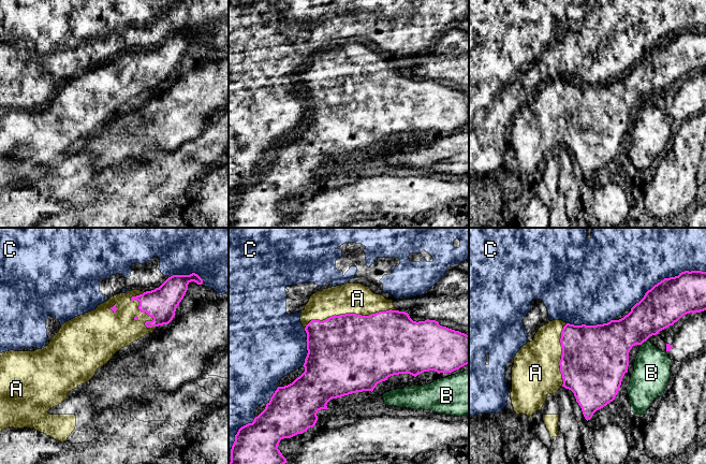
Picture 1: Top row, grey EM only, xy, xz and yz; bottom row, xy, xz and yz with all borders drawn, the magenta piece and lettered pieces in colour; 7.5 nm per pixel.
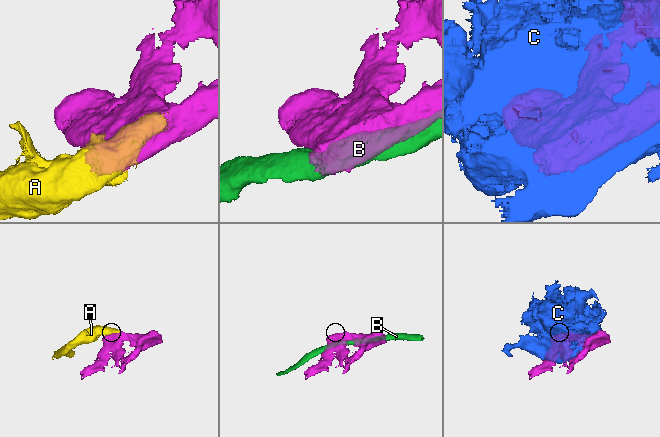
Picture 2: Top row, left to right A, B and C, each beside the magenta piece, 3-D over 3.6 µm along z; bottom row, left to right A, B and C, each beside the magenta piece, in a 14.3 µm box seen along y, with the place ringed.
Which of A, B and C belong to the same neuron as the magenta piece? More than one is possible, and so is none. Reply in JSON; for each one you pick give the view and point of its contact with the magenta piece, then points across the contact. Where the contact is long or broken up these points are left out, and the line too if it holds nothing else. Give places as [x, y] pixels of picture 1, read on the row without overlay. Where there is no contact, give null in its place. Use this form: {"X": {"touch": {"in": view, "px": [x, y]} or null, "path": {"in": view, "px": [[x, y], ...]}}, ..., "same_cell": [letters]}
{"A": {"touch": {"in": "xz", "px": [350, 73]}}, "same_cell": ["A"]}

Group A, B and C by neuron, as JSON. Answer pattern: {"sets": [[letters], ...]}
{"sets": [["A"], ["B"], ["C"]]}

